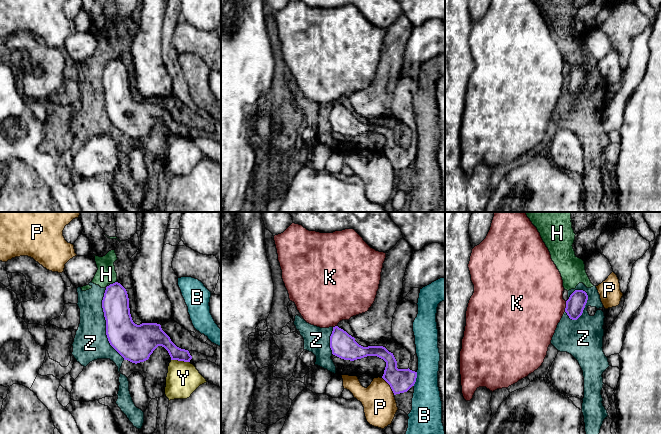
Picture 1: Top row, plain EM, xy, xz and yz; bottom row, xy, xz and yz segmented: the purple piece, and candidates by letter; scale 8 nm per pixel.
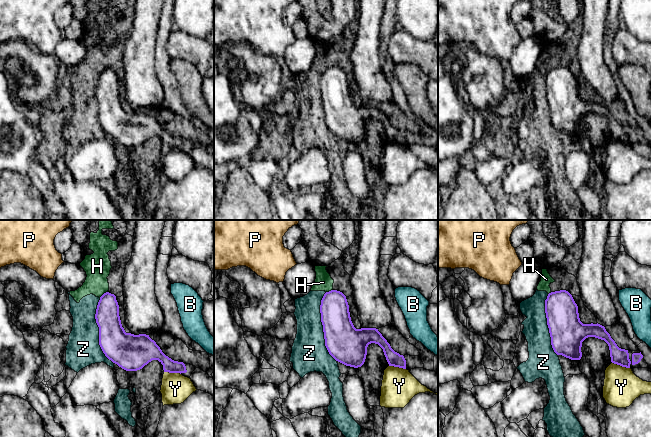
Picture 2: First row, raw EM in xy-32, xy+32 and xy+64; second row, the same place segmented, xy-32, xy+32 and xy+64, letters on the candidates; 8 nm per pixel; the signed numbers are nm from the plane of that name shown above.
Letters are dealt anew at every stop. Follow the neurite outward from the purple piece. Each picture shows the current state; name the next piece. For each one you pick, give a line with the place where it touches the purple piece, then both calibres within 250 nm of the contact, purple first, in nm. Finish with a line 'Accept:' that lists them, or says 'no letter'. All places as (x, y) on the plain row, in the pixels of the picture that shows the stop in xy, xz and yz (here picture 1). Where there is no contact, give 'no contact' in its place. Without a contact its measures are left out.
Accept: no letter

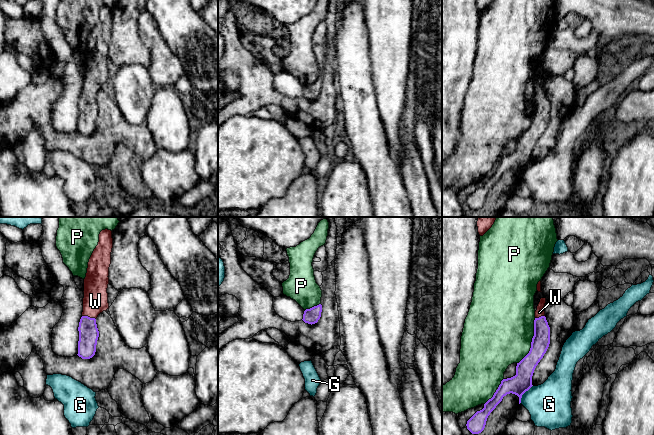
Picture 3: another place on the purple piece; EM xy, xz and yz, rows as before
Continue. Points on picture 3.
W: contact xy (89, 93); calibres 160 and 200 nm
Accept: W

